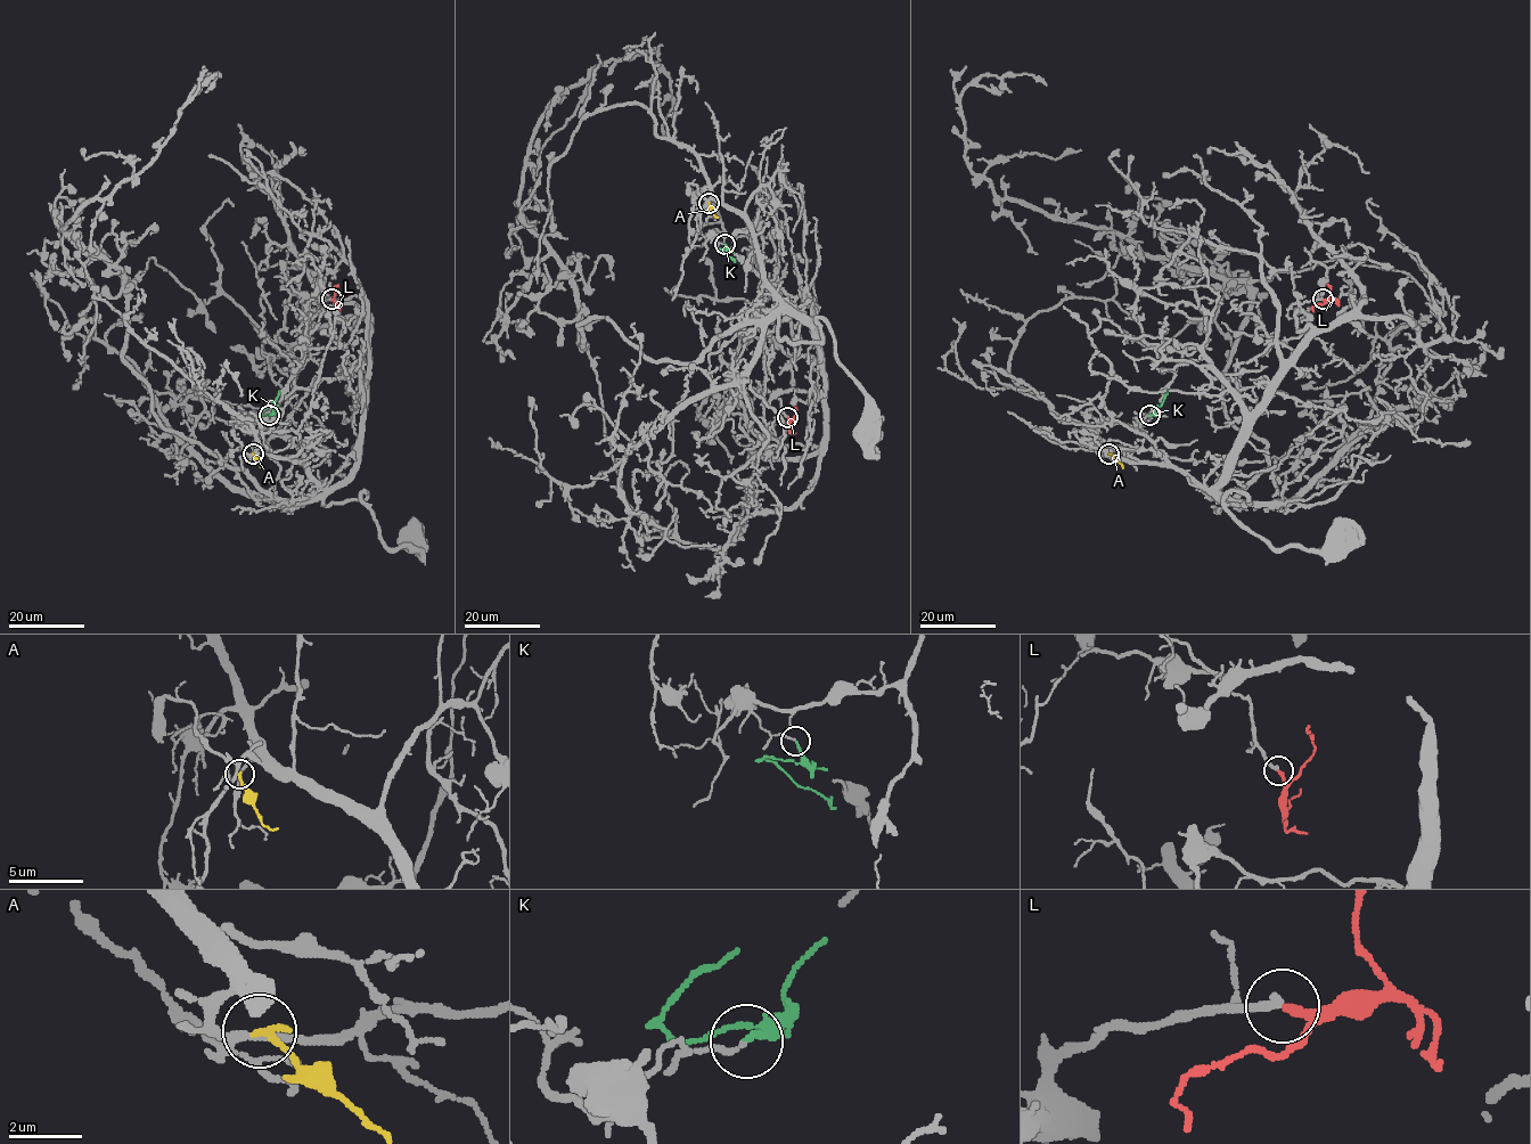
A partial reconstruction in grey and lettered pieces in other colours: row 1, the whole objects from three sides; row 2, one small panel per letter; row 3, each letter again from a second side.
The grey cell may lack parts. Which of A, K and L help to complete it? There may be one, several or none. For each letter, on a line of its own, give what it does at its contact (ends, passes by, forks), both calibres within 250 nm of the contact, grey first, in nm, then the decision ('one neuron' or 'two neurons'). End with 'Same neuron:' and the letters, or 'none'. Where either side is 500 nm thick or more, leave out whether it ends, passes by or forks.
A: it ends | 180/200 nm | two neurons
K: it ends | 130/150 nm | two neurons
L: it ends | 240/240 nm | one neuron
Same neuron: L

